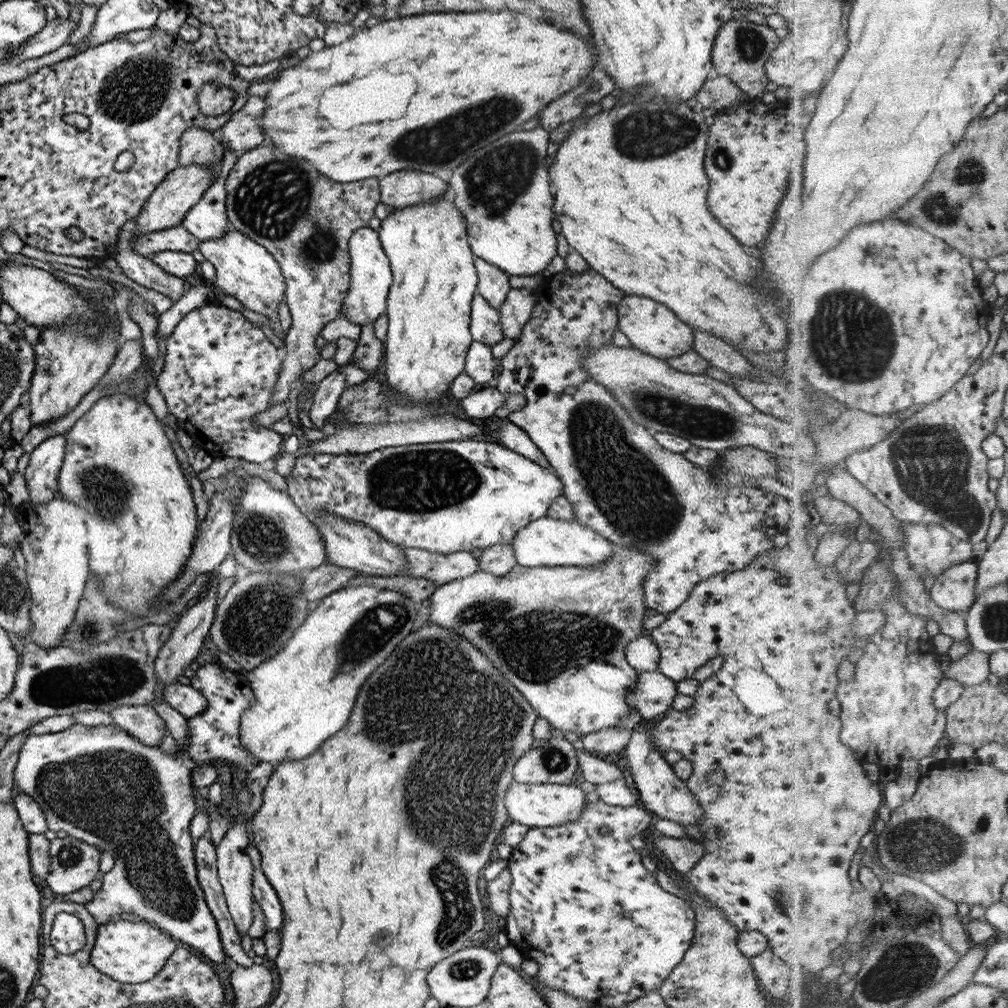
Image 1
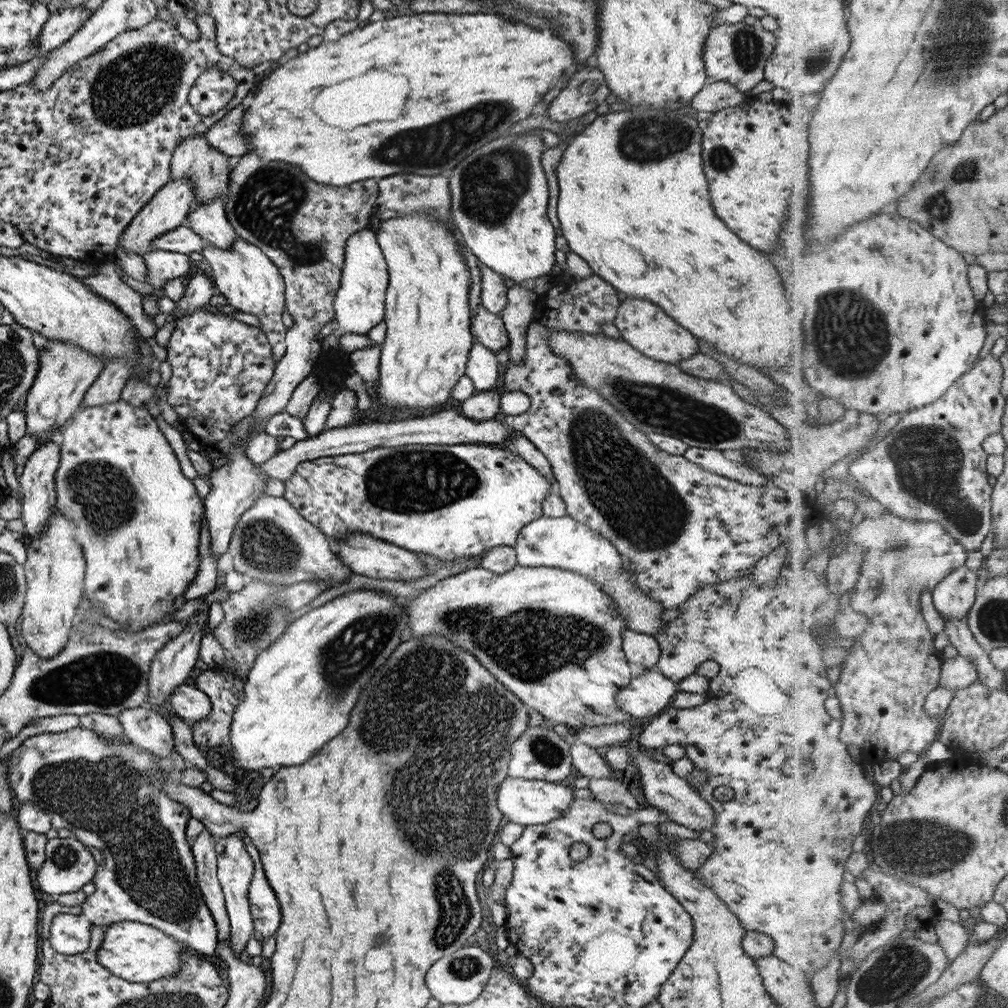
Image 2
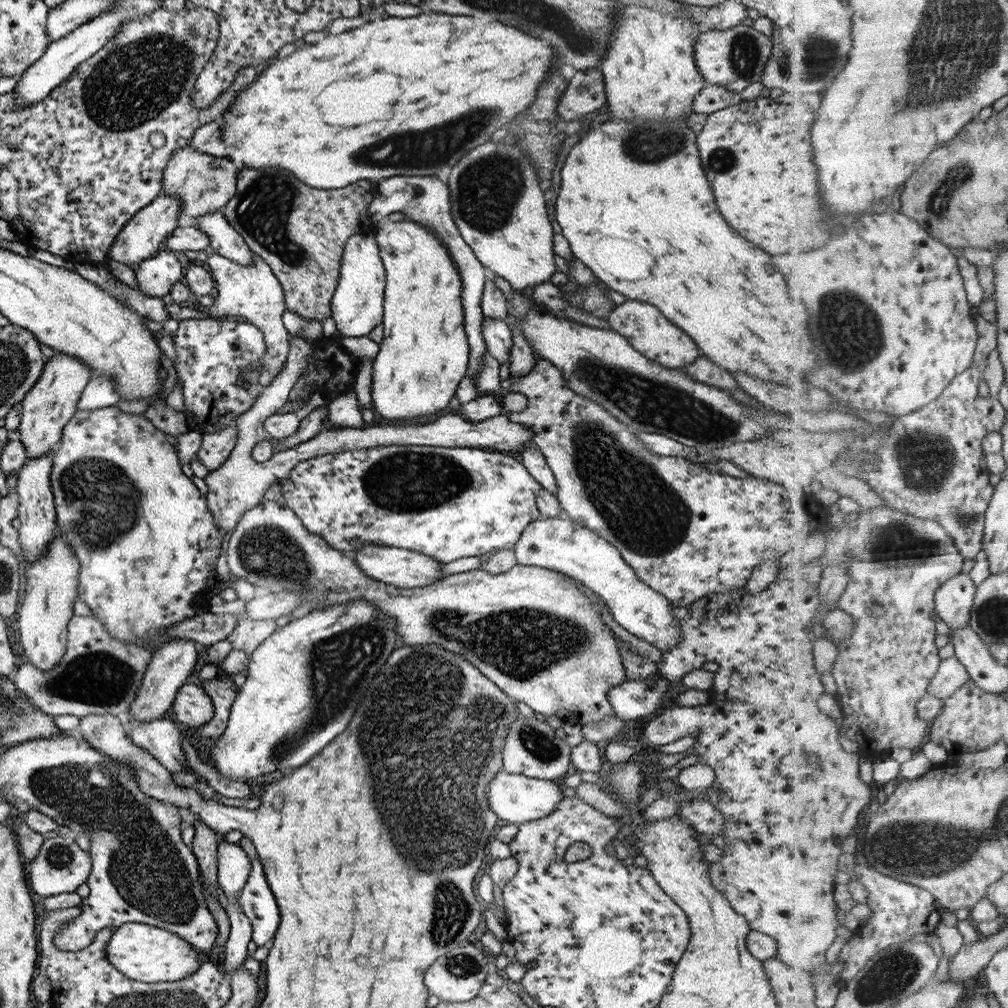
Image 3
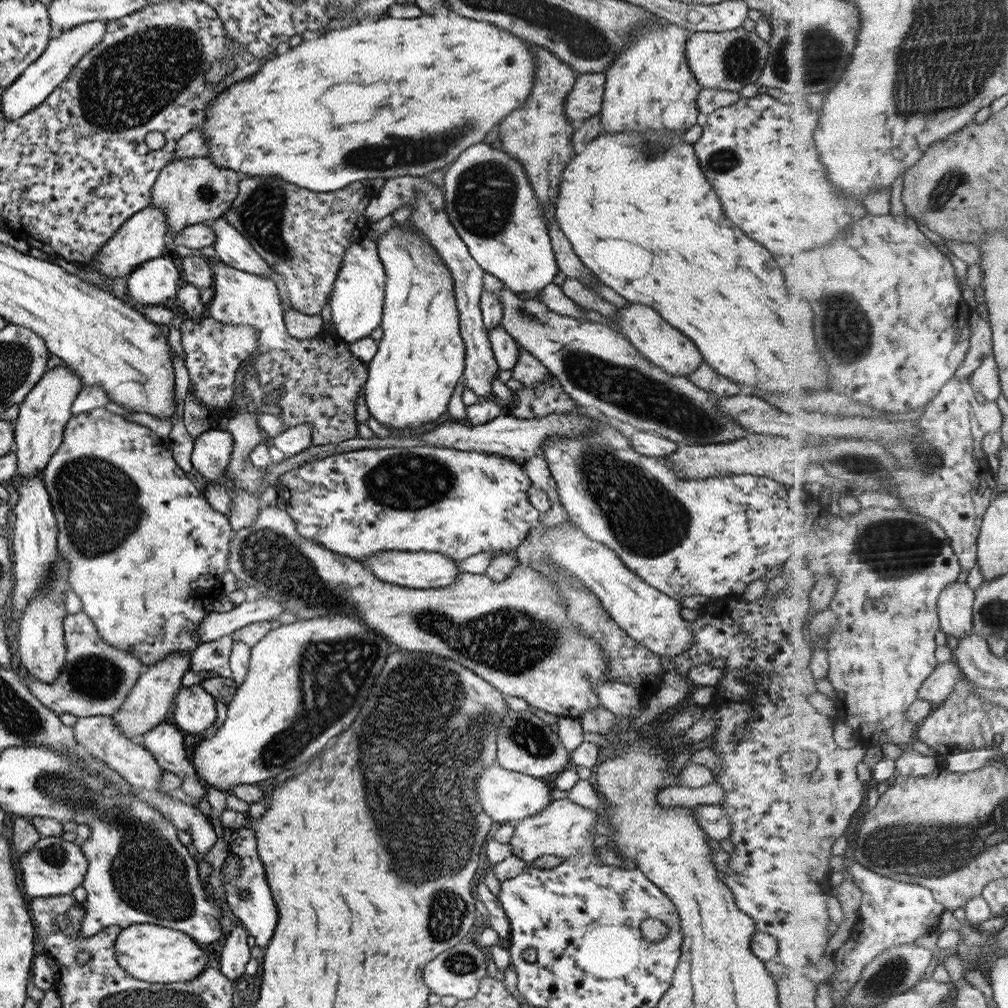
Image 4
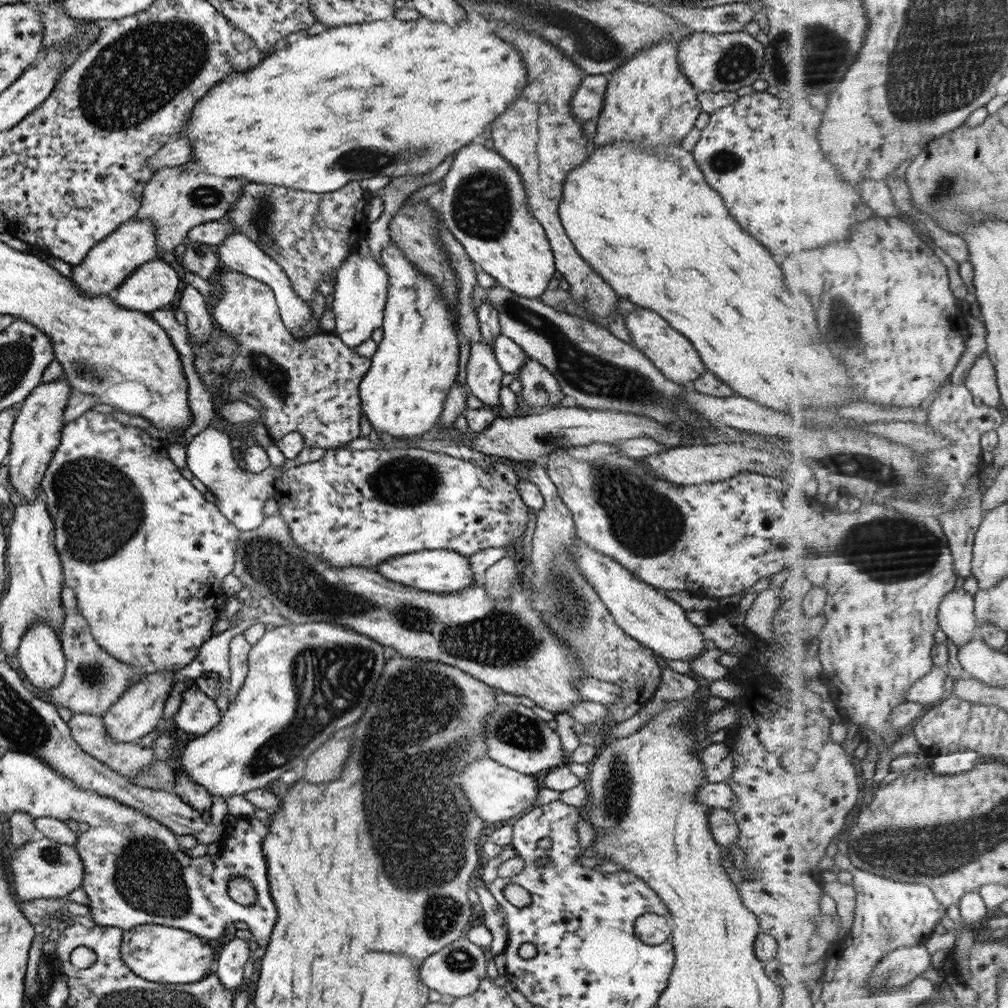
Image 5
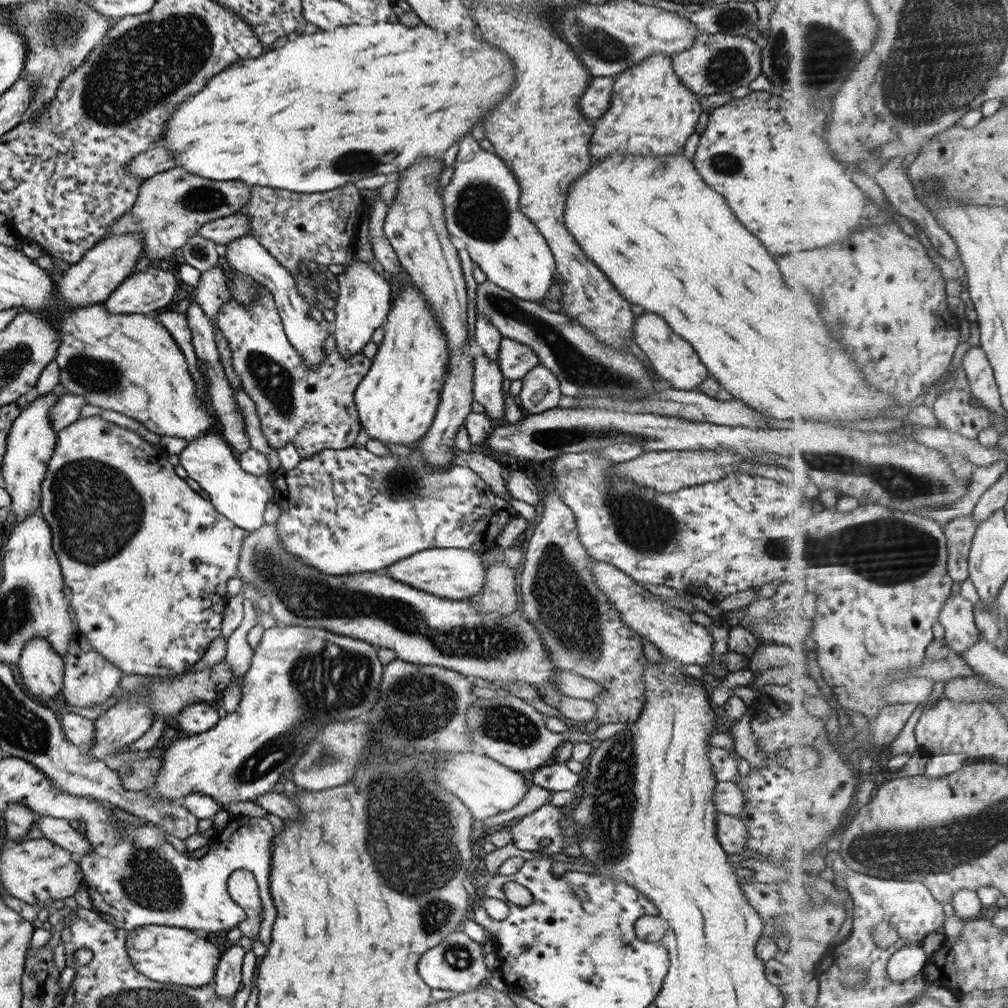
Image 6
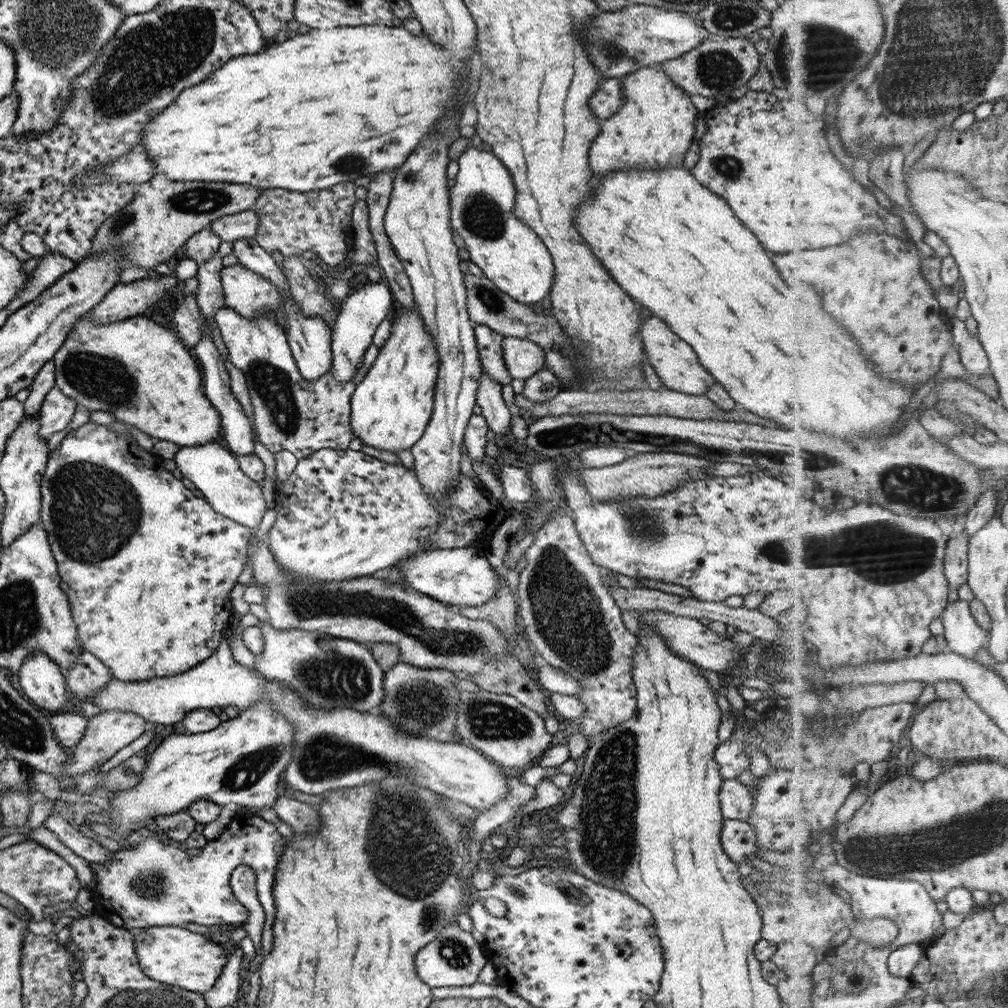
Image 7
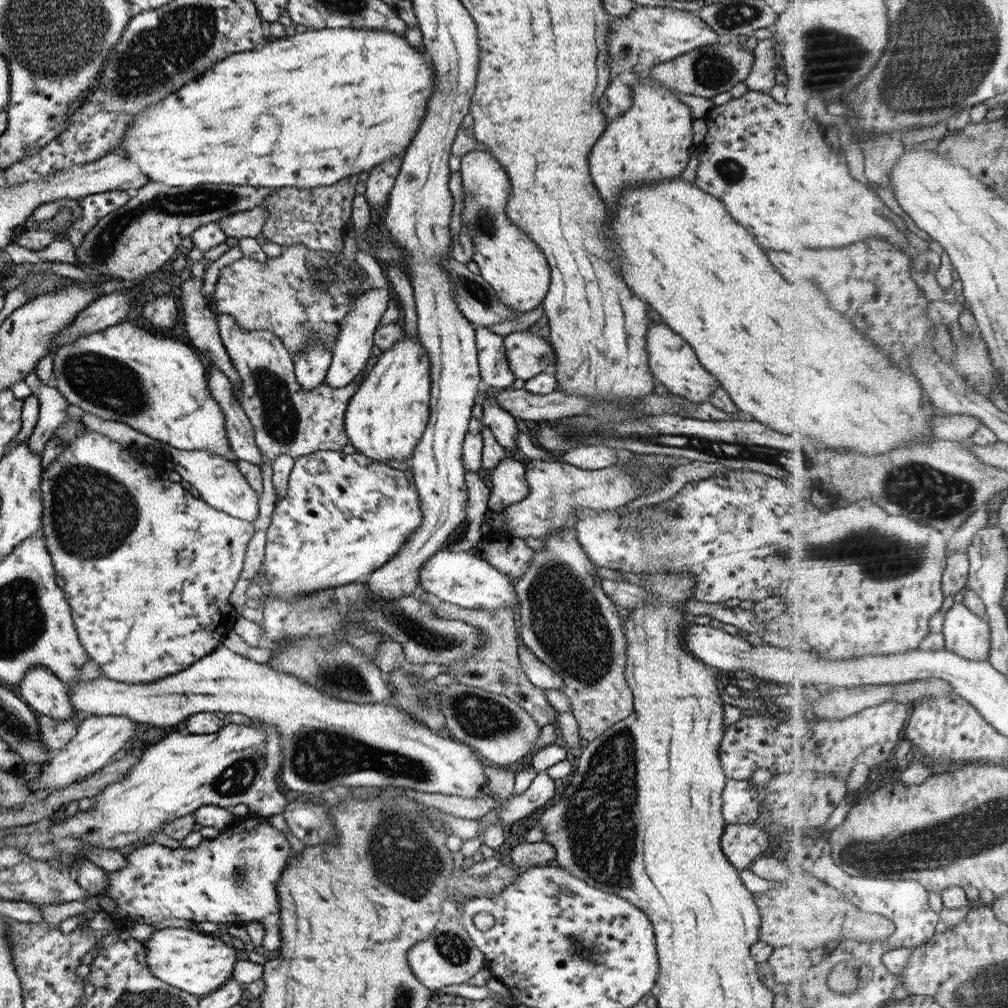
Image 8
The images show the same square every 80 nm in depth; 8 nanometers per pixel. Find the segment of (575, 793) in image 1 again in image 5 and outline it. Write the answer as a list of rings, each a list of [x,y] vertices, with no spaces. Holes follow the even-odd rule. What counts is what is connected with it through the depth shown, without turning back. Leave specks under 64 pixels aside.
[[[488,756],[474,758],[458,774],[460,789],[467,797],[475,814],[488,825],[510,823],[514,818],[526,813],[527,806],[533,804],[539,788],[539,782],[532,775],[524,775],[497,764]]]

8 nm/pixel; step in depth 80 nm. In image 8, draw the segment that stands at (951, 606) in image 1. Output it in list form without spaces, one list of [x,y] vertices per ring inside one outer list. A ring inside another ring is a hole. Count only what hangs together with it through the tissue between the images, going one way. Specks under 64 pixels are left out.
[[[964,603],[954,604],[944,620],[946,650],[976,661],[987,661],[991,653],[990,621],[974,614]]]

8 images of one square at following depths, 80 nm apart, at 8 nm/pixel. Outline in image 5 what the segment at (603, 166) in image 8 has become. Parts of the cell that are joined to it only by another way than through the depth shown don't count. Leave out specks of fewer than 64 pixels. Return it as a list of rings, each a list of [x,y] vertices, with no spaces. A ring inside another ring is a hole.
[[[661,41],[631,55],[607,74],[603,108],[594,120],[595,148],[617,140],[635,140],[635,143],[647,143],[649,148],[673,142],[680,144],[685,134],[694,127],[701,110],[697,101],[699,93],[680,71],[677,51],[675,41]]]

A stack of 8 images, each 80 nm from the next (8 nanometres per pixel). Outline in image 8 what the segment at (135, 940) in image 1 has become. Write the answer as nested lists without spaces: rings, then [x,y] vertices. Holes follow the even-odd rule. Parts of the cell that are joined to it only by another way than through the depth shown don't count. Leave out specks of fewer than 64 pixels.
[[[152,928],[152,933],[143,941],[146,949],[146,963],[150,973],[159,980],[162,980],[169,986],[198,996],[213,992],[218,986],[221,986],[232,974],[233,965],[240,957],[238,952],[228,943],[224,936],[219,934],[209,935],[203,932],[192,931],[183,928]]]

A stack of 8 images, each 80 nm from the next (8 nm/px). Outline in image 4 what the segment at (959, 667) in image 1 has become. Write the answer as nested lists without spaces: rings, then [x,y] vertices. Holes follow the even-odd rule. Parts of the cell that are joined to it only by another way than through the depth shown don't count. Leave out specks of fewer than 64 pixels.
[[[953,660],[941,663],[920,688],[919,700],[936,705],[945,703],[961,679],[961,669]]]

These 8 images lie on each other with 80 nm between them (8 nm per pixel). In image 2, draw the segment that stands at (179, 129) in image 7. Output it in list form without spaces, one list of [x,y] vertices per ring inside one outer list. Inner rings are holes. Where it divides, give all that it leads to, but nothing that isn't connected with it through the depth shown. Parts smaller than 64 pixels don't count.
[[[413,13],[413,15],[412,15],[412,16],[411,16],[411,15],[410,15],[410,16],[408,16],[408,15],[402,15],[402,16],[396,16],[396,17],[389,17],[389,18],[386,18],[386,19],[385,19],[385,18],[384,18],[384,19],[383,19],[383,20],[379,20],[379,21],[374,21],[374,22],[372,22],[372,21],[371,21],[371,22],[365,22],[365,23],[364,23],[364,24],[361,24],[361,25],[359,25],[359,26],[358,26],[358,27],[357,27],[357,28],[356,28],[356,29],[354,29],[354,30],[353,30],[353,31],[351,31],[351,32],[349,32],[349,33],[345,33],[345,34],[344,34],[344,35],[341,35],[341,36],[340,36],[340,37],[339,37],[339,38],[338,38],[338,40],[337,40],[337,41],[331,41],[331,42],[329,42],[329,41],[327,41],[327,42],[325,42],[325,41],[322,41],[322,42],[321,42],[321,43],[319,43],[319,45],[317,45],[317,46],[315,46],[315,47],[311,47],[311,48],[310,48],[310,47],[309,47],[309,48],[308,48],[308,49],[307,49],[307,50],[306,50],[306,51],[304,51],[304,52],[303,52],[303,53],[299,53],[299,54],[298,54],[298,55],[297,55],[297,56],[296,56],[296,57],[294,57],[294,58],[293,58],[293,59],[290,59],[290,60],[288,60],[288,61],[287,61],[287,62],[286,62],[286,63],[285,63],[285,64],[283,64],[283,65],[279,65],[279,66],[277,66],[277,68],[275,68],[275,69],[274,69],[274,70],[273,70],[273,71],[271,71],[271,73],[269,73],[269,75],[268,75],[268,77],[267,77],[267,78],[265,78],[265,79],[263,79],[263,81],[260,81],[260,80],[258,80],[258,81],[257,81],[257,83],[256,83],[256,84],[255,84],[255,87],[254,87],[254,88],[253,88],[253,89],[250,89],[250,90],[249,90],[249,93],[247,93],[247,95],[245,95],[245,98],[243,98],[243,101],[241,101],[241,103],[240,103],[240,105],[241,105],[241,106],[243,106],[243,107],[245,107],[245,111],[243,111],[243,121],[241,121],[241,129],[239,129],[239,130],[240,130],[240,133],[243,133],[243,134],[244,134],[244,135],[245,135],[245,136],[246,136],[246,141],[247,141],[247,136],[249,136],[249,138],[251,138],[251,148],[247,148],[247,149],[245,149],[245,154],[247,154],[247,152],[257,152],[257,154],[259,154],[259,156],[263,156],[263,158],[265,158],[265,160],[283,160],[283,162],[289,162],[289,164],[295,164],[295,166],[299,166],[299,168],[301,168],[301,170],[303,170],[303,172],[305,172],[305,174],[307,174],[307,176],[309,176],[309,178],[311,178],[311,180],[315,180],[315,182],[319,182],[319,184],[331,184],[331,186],[336,186],[336,187],[340,187],[340,186],[347,186],[347,185],[348,185],[348,184],[351,184],[351,183],[354,183],[354,182],[357,182],[357,181],[360,181],[360,180],[365,180],[365,179],[376,179],[376,180],[378,180],[378,179],[382,179],[382,178],[385,178],[385,177],[388,177],[388,176],[391,176],[391,175],[396,175],[396,174],[401,174],[401,173],[403,173],[403,174],[416,174],[416,175],[421,175],[421,176],[427,176],[427,175],[429,175],[429,176],[437,176],[437,175],[441,175],[441,174],[442,174],[442,173],[443,173],[443,172],[444,172],[444,171],[445,171],[445,170],[451,170],[451,169],[452,169],[452,168],[453,168],[453,167],[455,167],[455,166],[456,166],[456,165],[457,165],[457,164],[459,164],[459,162],[461,162],[461,160],[463,160],[463,158],[465,158],[465,157],[467,157],[467,156],[468,156],[468,155],[469,155],[469,154],[471,154],[471,152],[474,152],[474,151],[475,151],[475,150],[478,150],[478,149],[479,149],[479,148],[481,148],[481,146],[483,146],[483,145],[484,145],[484,144],[487,144],[487,143],[488,143],[488,142],[491,142],[491,141],[492,141],[492,140],[495,140],[495,139],[496,139],[496,138],[499,138],[499,137],[503,137],[503,136],[504,136],[504,135],[505,135],[505,134],[506,134],[506,132],[507,132],[507,131],[508,131],[508,130],[509,130],[509,128],[511,128],[511,126],[513,126],[513,124],[515,124],[515,122],[517,122],[517,120],[523,120],[523,118],[527,118],[527,116],[529,116],[529,112],[531,112],[531,110],[533,110],[533,106],[535,106],[535,104],[537,104],[537,102],[541,102],[541,100],[543,100],[543,96],[545,96],[545,94],[547,94],[547,92],[549,92],[549,90],[553,90],[553,88],[555,88],[555,84],[557,84],[557,82],[559,82],[559,80],[561,80],[561,82],[563,82],[563,80],[569,80],[569,78],[571,78],[571,76],[573,76],[573,72],[575,72],[575,70],[577,70],[577,68],[579,68],[579,65],[578,65],[578,64],[575,64],[575,62],[573,62],[573,52],[571,52],[571,48],[567,48],[567,44],[565,44],[565,42],[563,42],[563,40],[561,40],[561,38],[557,38],[557,36],[553,36],[553,34],[551,34],[551,32],[547,32],[547,30],[545,30],[545,32],[541,32],[541,30],[535,30],[535,28],[531,28],[531,26],[525,26],[525,24],[519,24],[519,22],[509,22],[509,20],[507,20],[507,18],[503,18],[503,16],[495,16],[495,14],[469,14],[469,13],[463,13],[463,14],[460,14],[460,15],[458,15],[458,14],[455,14],[455,13],[451,13],[451,14],[443,14],[443,13],[421,13],[421,14],[419,14],[419,13]]]

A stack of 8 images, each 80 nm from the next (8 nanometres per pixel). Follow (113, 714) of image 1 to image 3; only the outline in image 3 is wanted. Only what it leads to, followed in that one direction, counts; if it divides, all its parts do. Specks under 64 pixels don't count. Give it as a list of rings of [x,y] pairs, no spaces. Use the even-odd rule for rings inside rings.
[[[132,716],[122,719],[130,741],[147,752],[169,772],[179,772],[187,766],[180,747],[181,732],[177,723],[162,717],[139,722]]]

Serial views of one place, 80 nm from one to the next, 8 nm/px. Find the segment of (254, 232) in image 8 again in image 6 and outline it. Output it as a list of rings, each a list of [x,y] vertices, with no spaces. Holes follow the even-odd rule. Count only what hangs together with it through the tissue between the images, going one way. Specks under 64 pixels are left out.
[[[235,212],[224,218],[217,218],[203,224],[196,234],[213,240],[215,244],[227,244],[230,240],[249,235],[249,219],[245,214]]]

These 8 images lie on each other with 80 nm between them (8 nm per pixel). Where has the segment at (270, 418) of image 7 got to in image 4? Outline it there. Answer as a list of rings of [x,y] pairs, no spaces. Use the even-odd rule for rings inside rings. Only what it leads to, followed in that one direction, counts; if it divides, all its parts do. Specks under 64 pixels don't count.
[[[211,259],[213,296],[205,314],[220,323],[253,327],[258,334],[254,354],[244,362],[250,362],[251,373],[256,374],[258,386],[265,396],[277,389],[280,397],[276,400],[286,428],[296,424],[309,423],[312,428],[311,445],[326,445],[349,440],[358,436],[356,421],[354,420],[355,401],[359,387],[365,382],[367,363],[360,362],[349,353],[347,343],[332,333],[322,333],[307,340],[295,339],[287,334],[283,322],[284,308],[282,306],[281,291],[275,284],[275,279],[265,275],[246,273],[236,268],[228,267],[219,259]]]

